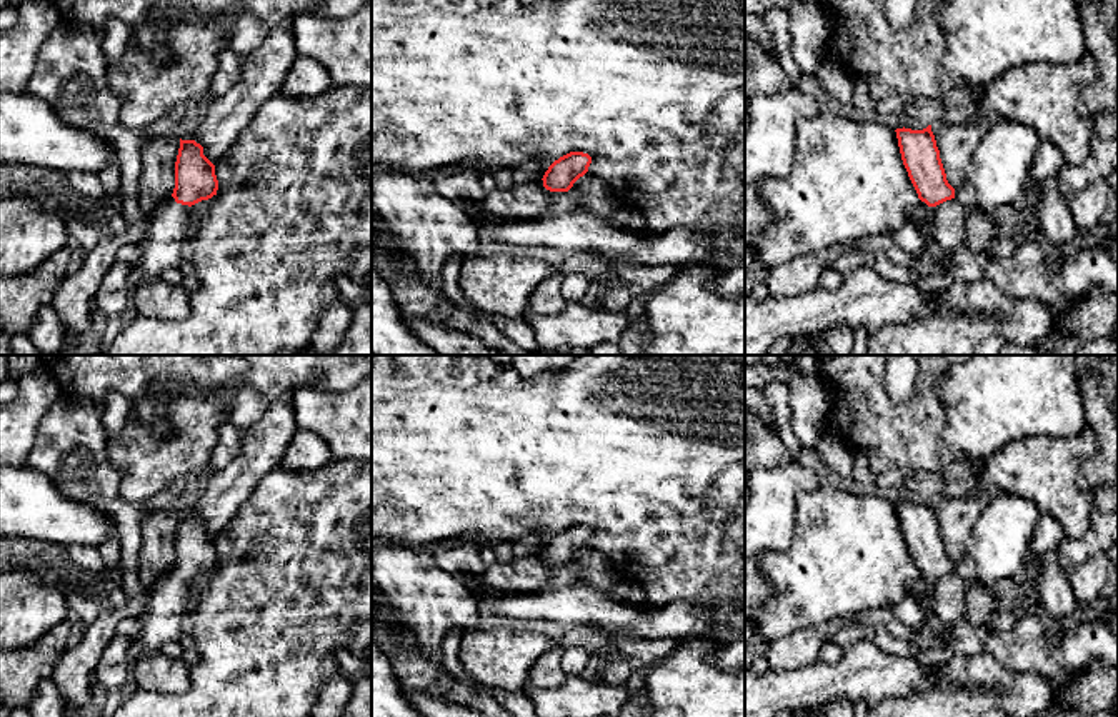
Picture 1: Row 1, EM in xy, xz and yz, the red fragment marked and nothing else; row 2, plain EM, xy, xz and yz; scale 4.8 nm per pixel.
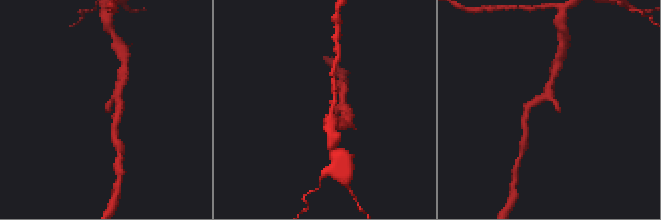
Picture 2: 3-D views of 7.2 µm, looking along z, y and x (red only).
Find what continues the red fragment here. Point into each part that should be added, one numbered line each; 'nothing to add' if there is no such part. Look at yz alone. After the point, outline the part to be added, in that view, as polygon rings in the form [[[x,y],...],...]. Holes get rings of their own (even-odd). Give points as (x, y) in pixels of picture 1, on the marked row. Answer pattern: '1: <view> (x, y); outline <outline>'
1: yz (922, 215); outline [[[921,200],[910,203],[908,222],[913,223],[920,230],[920,233],[925,240],[925,247],[928,250],[930,240],[931,240],[931,228],[933,228],[933,222],[935,222],[935,207],[928,207]]]

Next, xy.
1: xy (164, 237); outline [[[172,195],[158,200],[137,243],[142,258],[133,270],[135,280],[162,277],[165,270],[180,267],[188,218],[188,205],[177,203]]]

